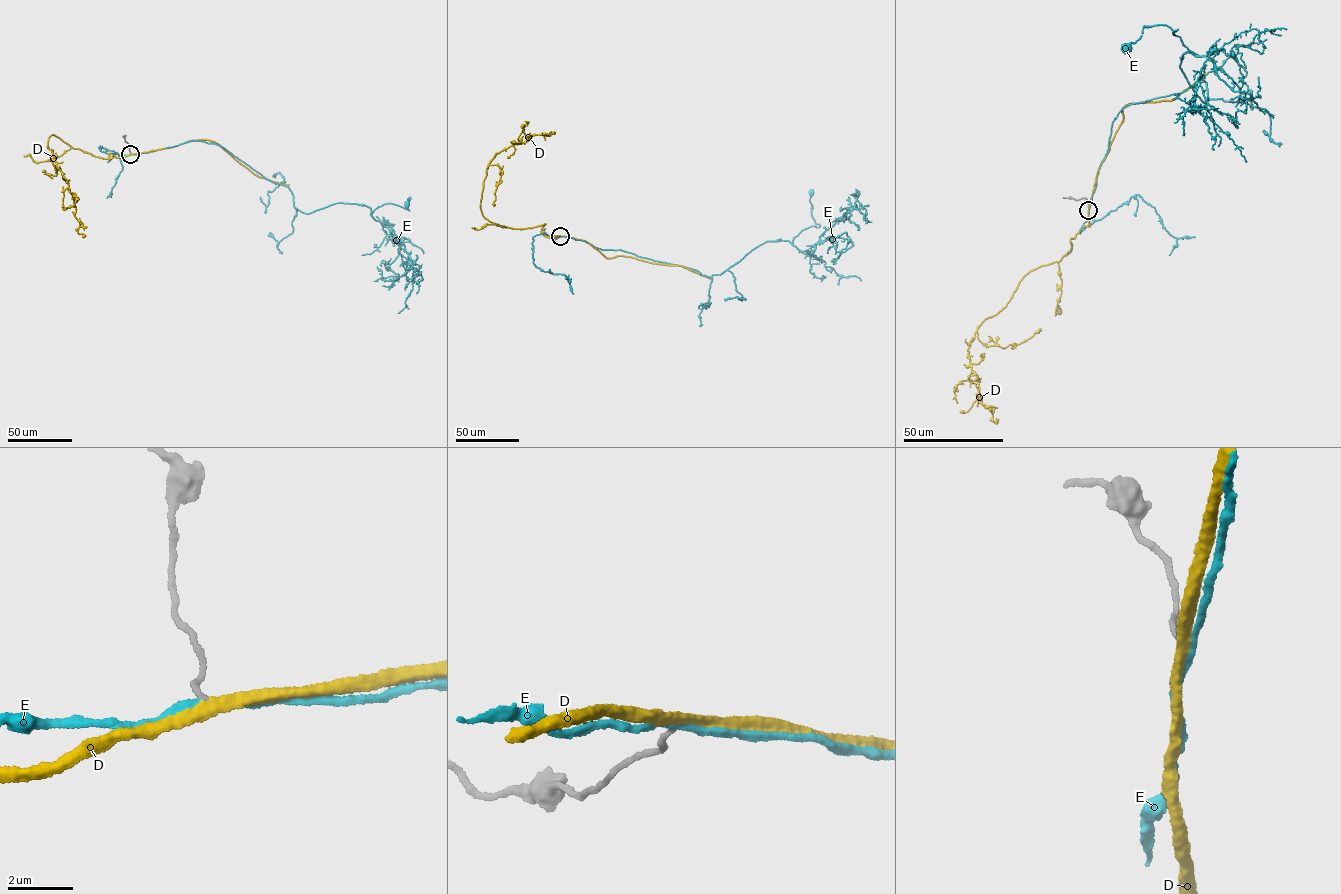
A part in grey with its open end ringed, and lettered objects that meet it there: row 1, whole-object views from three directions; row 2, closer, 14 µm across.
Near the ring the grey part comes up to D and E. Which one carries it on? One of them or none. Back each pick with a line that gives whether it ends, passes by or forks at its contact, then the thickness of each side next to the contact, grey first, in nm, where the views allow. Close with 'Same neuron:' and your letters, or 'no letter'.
D: It passes by. Thickness 180 nm (grey) against 320 nm
Same neuron: D

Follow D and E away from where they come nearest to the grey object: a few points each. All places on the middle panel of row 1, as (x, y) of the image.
D: (560, 236), (543, 235), (545, 224), (522, 229), (492, 222), (480, 205), (496, 153), (554, 132)
E: (560, 236), (710, 277), (765, 242), (788, 241), (792, 245), (803, 230), (819, 226), (811, 212), (811, 192)

